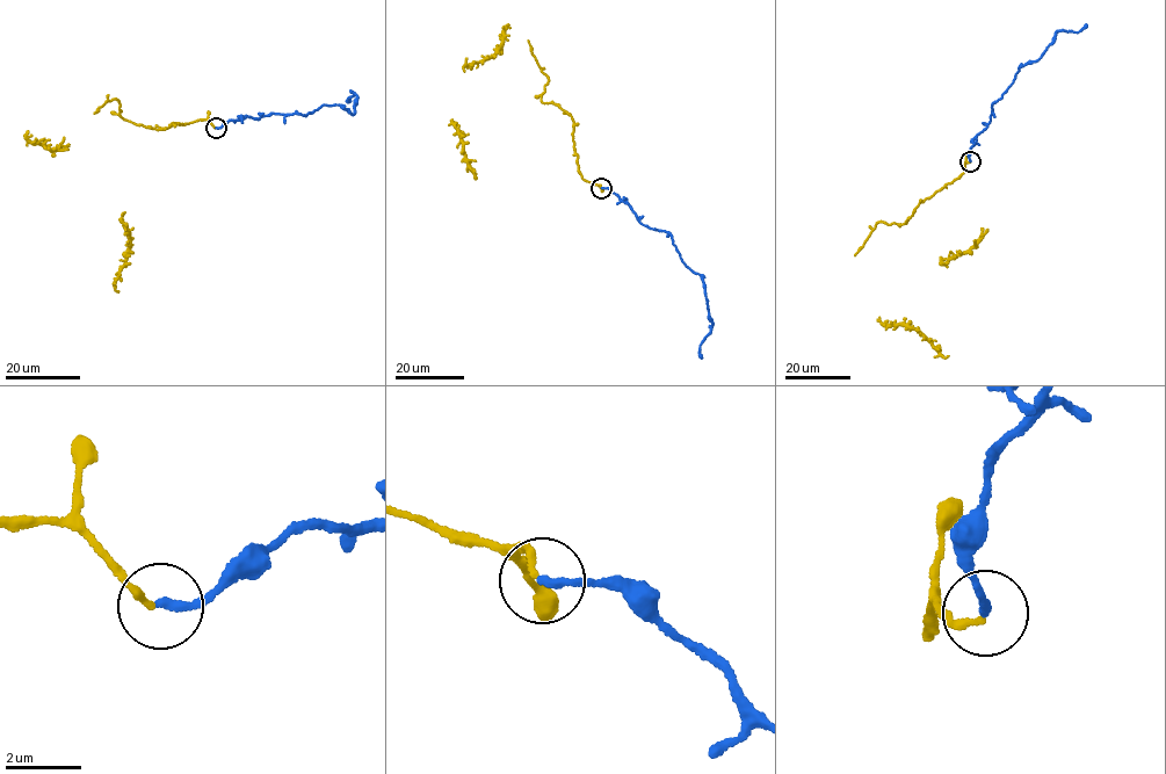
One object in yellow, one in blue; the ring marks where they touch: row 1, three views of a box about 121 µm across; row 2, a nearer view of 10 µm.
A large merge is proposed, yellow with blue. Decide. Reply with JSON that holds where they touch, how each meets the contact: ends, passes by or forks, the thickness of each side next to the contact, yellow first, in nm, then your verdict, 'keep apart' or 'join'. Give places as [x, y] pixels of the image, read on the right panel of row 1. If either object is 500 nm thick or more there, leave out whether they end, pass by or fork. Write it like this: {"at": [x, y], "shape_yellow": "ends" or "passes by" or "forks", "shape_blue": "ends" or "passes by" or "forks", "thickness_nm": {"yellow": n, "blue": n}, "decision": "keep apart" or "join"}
{"at": [970, 161], "shape_yellow": "ends", "shape_blue": "ends", "thickness_nm": {"yellow": 160, "blue": 240}, "decision": "join"}

